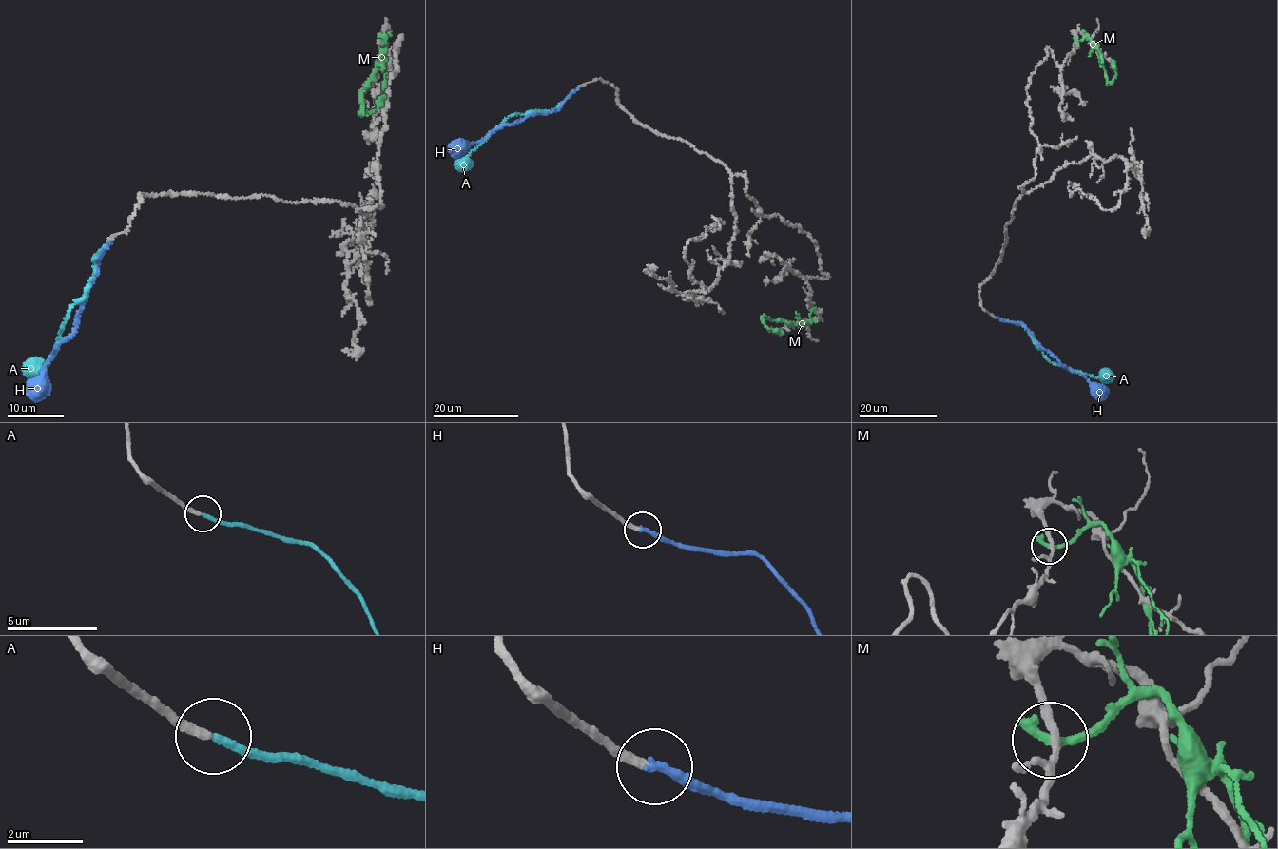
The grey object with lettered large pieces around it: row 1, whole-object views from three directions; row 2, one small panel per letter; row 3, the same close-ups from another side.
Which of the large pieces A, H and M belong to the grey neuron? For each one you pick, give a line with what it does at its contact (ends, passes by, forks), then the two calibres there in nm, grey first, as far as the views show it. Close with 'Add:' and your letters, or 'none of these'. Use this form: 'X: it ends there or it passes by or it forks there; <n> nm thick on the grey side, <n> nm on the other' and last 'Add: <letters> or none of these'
A: it ends there; 240 nm thick on the grey side, 220 nm on the other
Add: A

